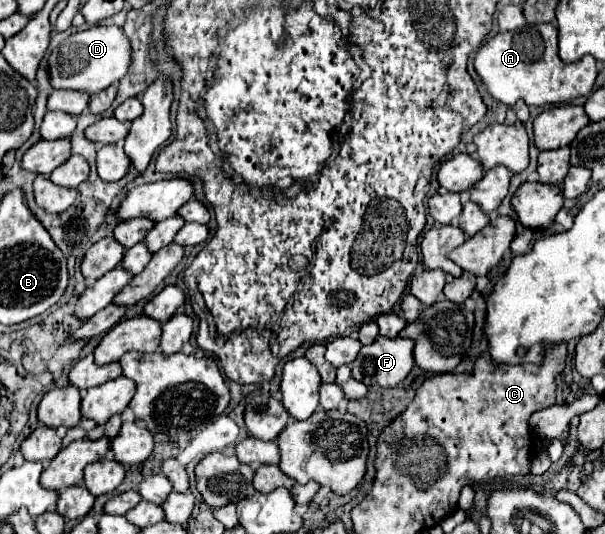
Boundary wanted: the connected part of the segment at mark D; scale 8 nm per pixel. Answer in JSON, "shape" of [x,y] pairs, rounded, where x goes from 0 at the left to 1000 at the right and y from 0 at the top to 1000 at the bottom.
{"shape":[[[152,47],[142,58],[116,66],[96,88],[86,92],[79,107],[79,144],[89,167],[119,167],[119,170],[86,170],[76,197],[79,208],[106,208],[122,219],[132,215],[145,200],[149,174],[169,170],[185,155],[195,155],[198,144],[212,137],[212,122],[215,122],[215,77],[198,51]]]}

